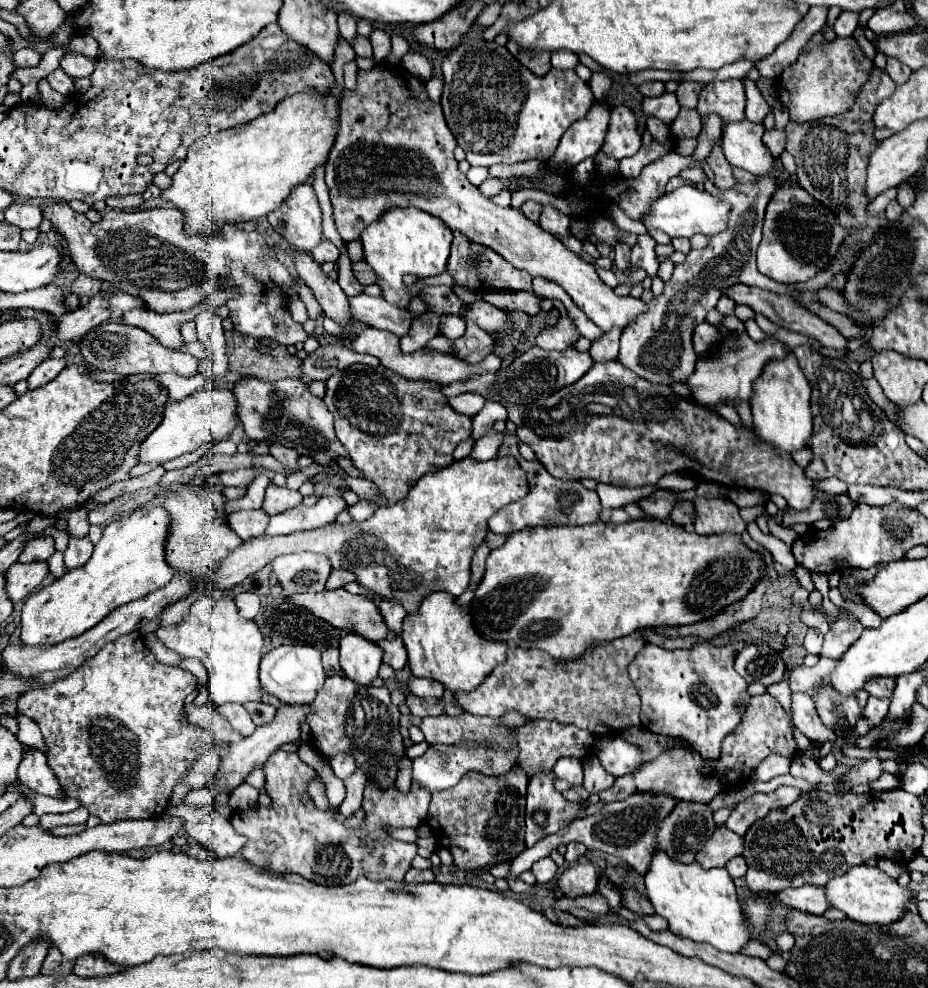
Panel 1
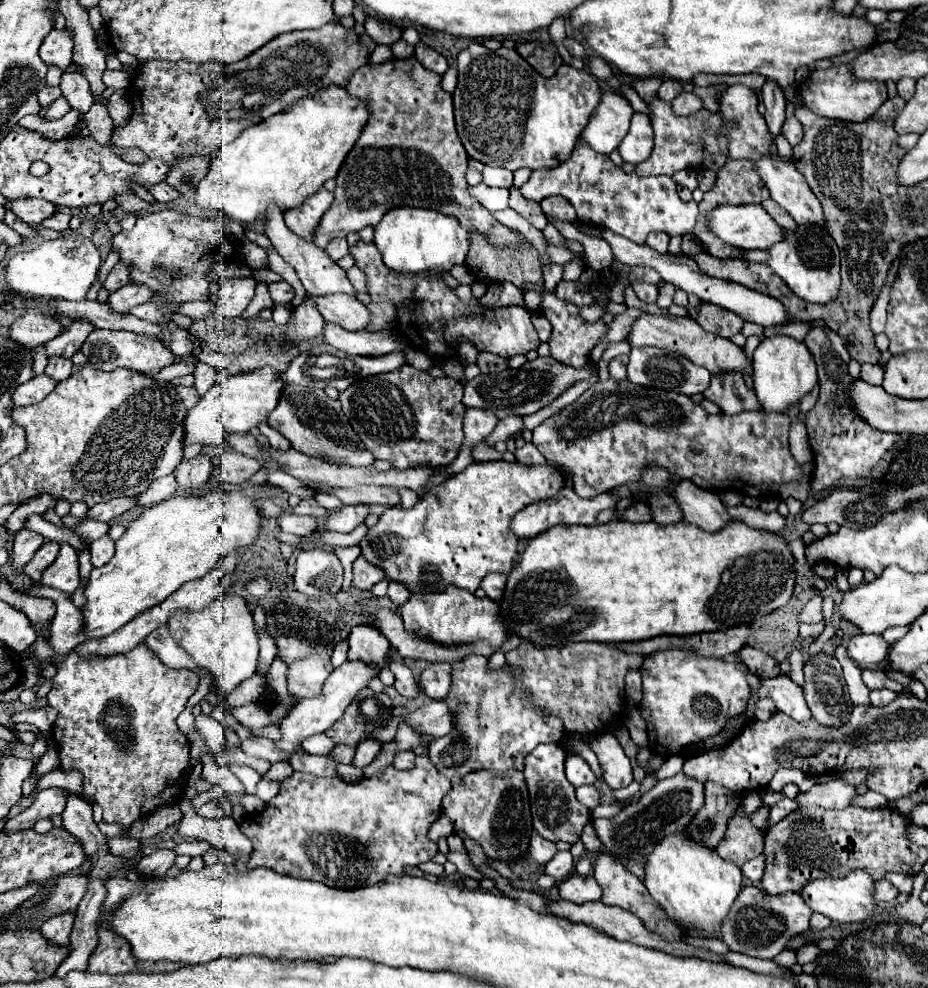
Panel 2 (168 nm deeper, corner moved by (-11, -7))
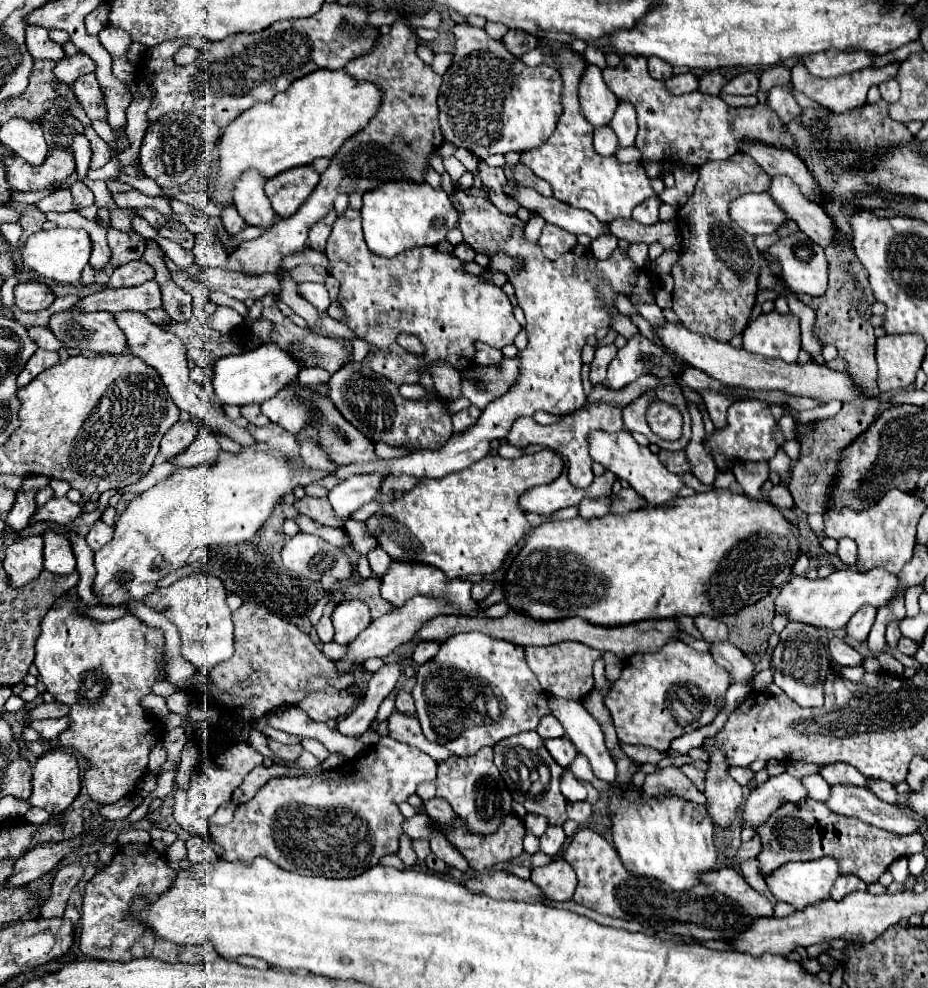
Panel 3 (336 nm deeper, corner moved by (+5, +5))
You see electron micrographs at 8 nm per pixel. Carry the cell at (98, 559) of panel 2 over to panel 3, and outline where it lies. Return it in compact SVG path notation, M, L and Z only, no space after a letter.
M98 519L98 521L90 527L90 531L88 531L88 535L86 535L86 543L90 545L92 551L100 551L100 549L112 539L112 535L114 535L114 529L112 529L110 525L106 525L104 521Z

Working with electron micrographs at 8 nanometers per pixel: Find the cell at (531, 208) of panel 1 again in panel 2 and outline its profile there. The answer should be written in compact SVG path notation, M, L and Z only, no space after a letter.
M516 187L510 189L508 207L514 209L518 215L522 215L522 217L524 217L528 223L532 223L536 229L544 229L546 223L548 223L546 217L544 217L544 213L542 213L542 209L540 209L540 205L538 205L538 203L532 203L532 201L526 201Z

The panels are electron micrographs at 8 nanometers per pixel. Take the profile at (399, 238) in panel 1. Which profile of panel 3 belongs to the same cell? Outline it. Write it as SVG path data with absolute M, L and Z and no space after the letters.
M388 183L376 191L366 191L362 205L364 239L372 253L396 257L412 247L436 247L446 233L458 223L458 211L444 191L432 189L428 183Z

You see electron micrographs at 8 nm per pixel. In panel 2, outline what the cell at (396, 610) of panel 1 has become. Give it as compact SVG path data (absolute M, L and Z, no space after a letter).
M390 583L388 585L388 597L396 603L396 605L402 605L402 603L406 603L408 601L408 597L410 597L410 593L408 593L408 589L402 585L402 583Z

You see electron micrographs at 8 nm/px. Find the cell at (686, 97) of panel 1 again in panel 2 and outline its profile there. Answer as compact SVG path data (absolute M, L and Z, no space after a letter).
M708 85L708 87L694 87L694 93L704 101L704 107L712 113L720 111L720 95L726 91L728 85Z

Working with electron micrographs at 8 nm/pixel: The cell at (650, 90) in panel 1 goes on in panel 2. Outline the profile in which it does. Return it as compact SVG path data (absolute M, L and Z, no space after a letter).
M664 79L664 83L660 85L658 89L658 97L664 99L664 101L672 101L676 95L682 93L682 83L680 81L674 81L674 79Z

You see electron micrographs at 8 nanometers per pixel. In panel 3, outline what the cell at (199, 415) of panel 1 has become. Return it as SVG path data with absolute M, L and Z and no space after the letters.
M266 343L252 351L218 359L212 373L212 385L220 405L262 405L264 401L268 401L268 397L276 395L276 391L280 391L284 385L292 383L298 371L300 365L286 351L282 351L276 343Z

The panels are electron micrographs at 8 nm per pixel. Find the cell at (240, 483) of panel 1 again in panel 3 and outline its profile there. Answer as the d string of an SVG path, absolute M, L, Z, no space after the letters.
M200 425L194 443L184 451L182 455L174 457L172 463L178 467L196 467L196 465L210 465L216 463L222 447L212 431L208 431L208 425Z

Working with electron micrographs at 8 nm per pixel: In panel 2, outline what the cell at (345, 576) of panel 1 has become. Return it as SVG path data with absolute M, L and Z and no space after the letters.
M358 557L354 561L354 587L358 589L372 589L372 585L376 585L378 581L384 579L384 571L372 563L368 563L364 557Z

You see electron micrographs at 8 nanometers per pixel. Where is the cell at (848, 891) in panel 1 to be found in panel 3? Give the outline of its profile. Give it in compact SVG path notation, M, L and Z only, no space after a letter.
M822 857L822 859L806 861L806 863L786 863L780 869L776 869L774 873L770 873L766 877L766 883L778 901L790 903L796 909L804 909L812 903L820 903L820 901L830 899L830 889L832 889L832 883L838 879L838 875L840 875L840 871L838 871L836 859Z

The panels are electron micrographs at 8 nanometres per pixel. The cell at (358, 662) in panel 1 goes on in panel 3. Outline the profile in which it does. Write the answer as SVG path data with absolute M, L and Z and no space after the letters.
M344 601L336 605L332 613L332 623L334 623L334 641L338 645L348 645L352 639L356 639L370 623L370 609L362 601Z

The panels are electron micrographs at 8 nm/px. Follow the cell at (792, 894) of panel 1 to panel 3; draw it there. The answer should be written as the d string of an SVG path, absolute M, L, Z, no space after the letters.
M592 829L576 831L564 853L564 859L572 865L578 877L578 887L574 893L576 903L586 905L602 915L628 921L634 919L642 925L650 925L656 931L668 931L702 941L730 941L748 931L756 919L774 915L774 903L752 889L736 869L714 869L702 877L698 887L688 891L672 891L668 885L658 883L656 879L628 873L616 849Z

